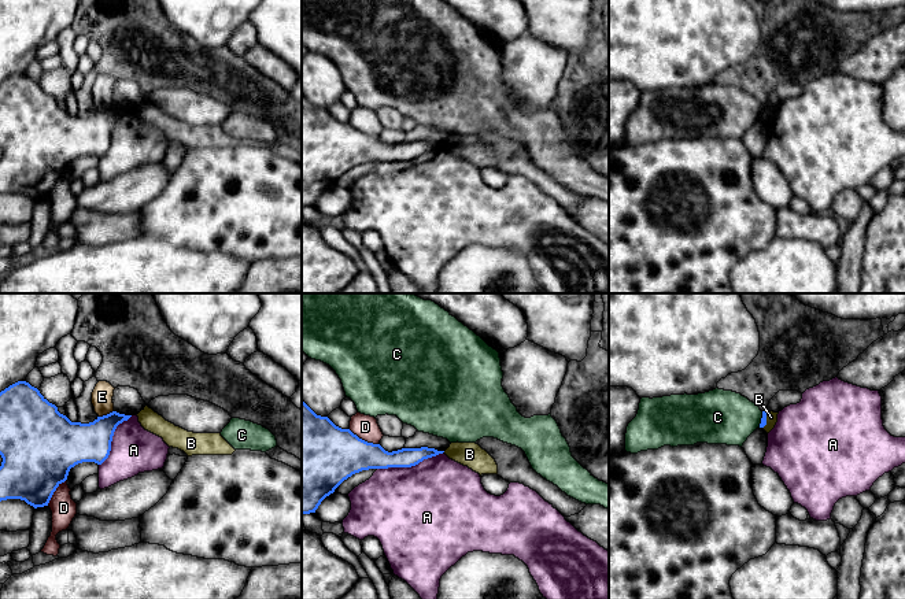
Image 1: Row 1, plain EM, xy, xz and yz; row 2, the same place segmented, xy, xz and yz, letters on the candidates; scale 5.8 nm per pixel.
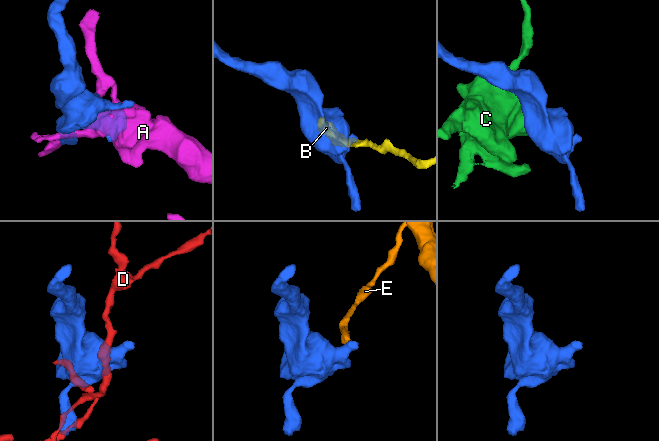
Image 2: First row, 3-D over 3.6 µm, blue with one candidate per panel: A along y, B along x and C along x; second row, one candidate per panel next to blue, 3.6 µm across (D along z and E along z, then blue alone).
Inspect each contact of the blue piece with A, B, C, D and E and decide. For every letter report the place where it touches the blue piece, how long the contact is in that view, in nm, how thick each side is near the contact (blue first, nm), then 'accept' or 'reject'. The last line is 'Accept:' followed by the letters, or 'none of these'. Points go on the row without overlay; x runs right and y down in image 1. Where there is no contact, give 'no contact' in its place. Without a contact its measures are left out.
A: xz (410, 159) | 400 nm | 150/500 nm | reject
B: yz (765, 113) | 110 nm | 40/60 nm | reject
C: yz (761, 113) | 100 nm | 40/320 nm | reject
D: xy (54, 184) | 200 nm | 420/150 nm | reject
E: xy (107, 107) | 100 nm | 240/130 nm | reject
Accept: none of these

